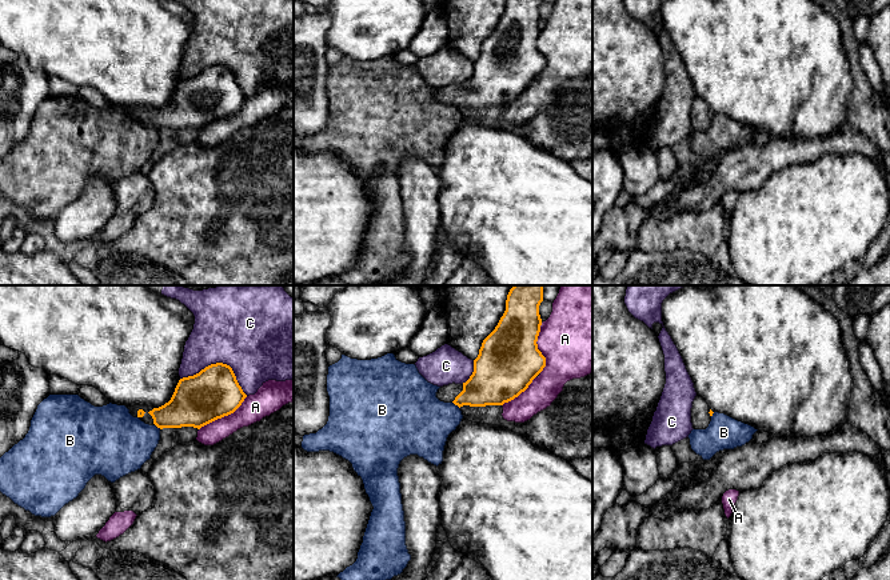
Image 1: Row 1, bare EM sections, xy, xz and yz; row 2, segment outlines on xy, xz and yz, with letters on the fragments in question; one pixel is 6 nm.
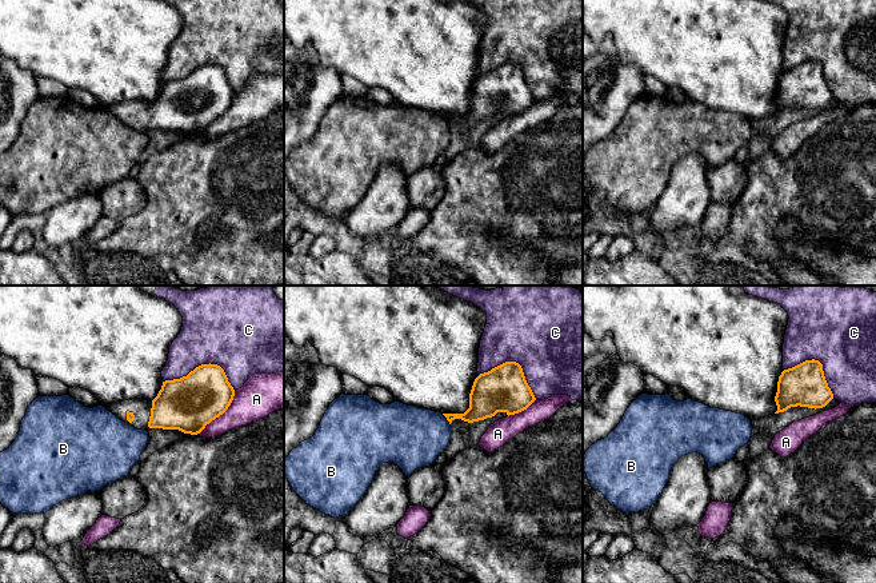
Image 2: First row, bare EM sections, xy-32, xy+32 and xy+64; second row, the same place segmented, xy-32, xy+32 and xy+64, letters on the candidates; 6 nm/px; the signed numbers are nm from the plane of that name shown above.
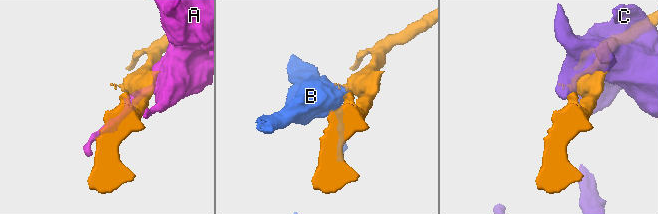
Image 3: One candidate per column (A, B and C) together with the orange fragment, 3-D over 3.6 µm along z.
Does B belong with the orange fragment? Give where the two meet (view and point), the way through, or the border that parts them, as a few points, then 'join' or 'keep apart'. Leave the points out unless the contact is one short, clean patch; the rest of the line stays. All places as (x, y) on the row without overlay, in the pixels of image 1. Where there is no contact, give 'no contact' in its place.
meets orange in xz at (457, 106); border along xz (453, 103), (459, 110); keep apart

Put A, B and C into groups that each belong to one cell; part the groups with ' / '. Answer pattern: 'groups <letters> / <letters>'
groups A / B / C

